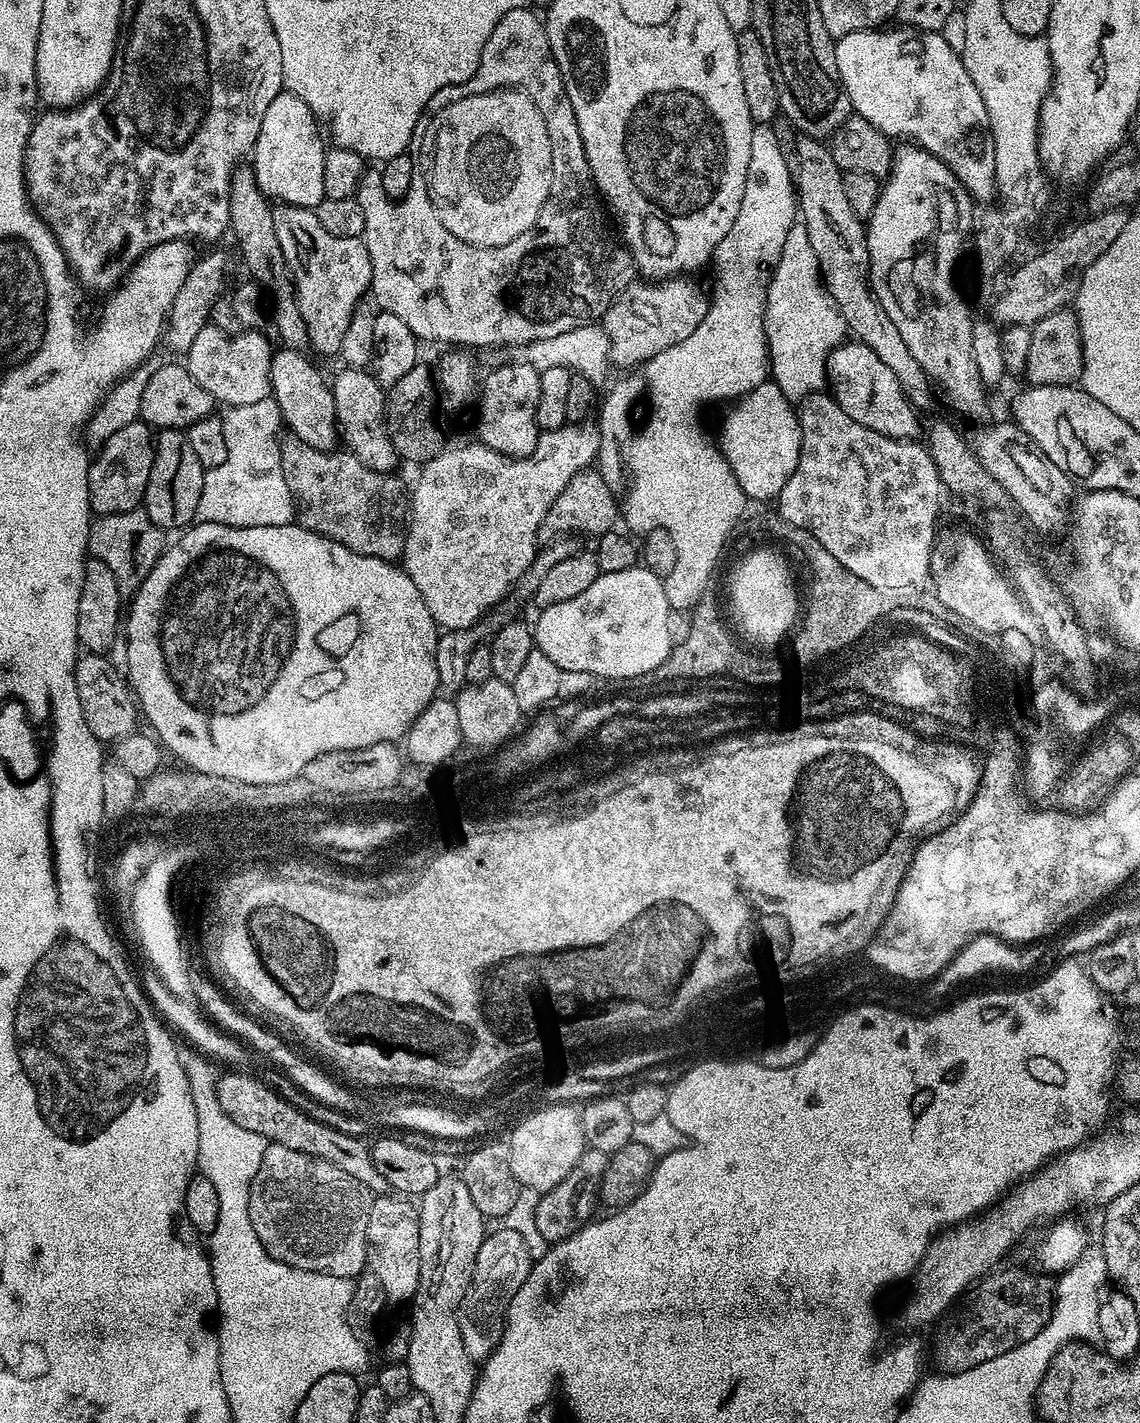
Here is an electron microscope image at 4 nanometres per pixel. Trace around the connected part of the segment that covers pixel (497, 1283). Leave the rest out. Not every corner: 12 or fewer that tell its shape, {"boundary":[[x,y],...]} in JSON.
{"boundary":[[489,1231],[460,1309],[462,1342],[487,1360],[534,1263],[521,1234]]}

